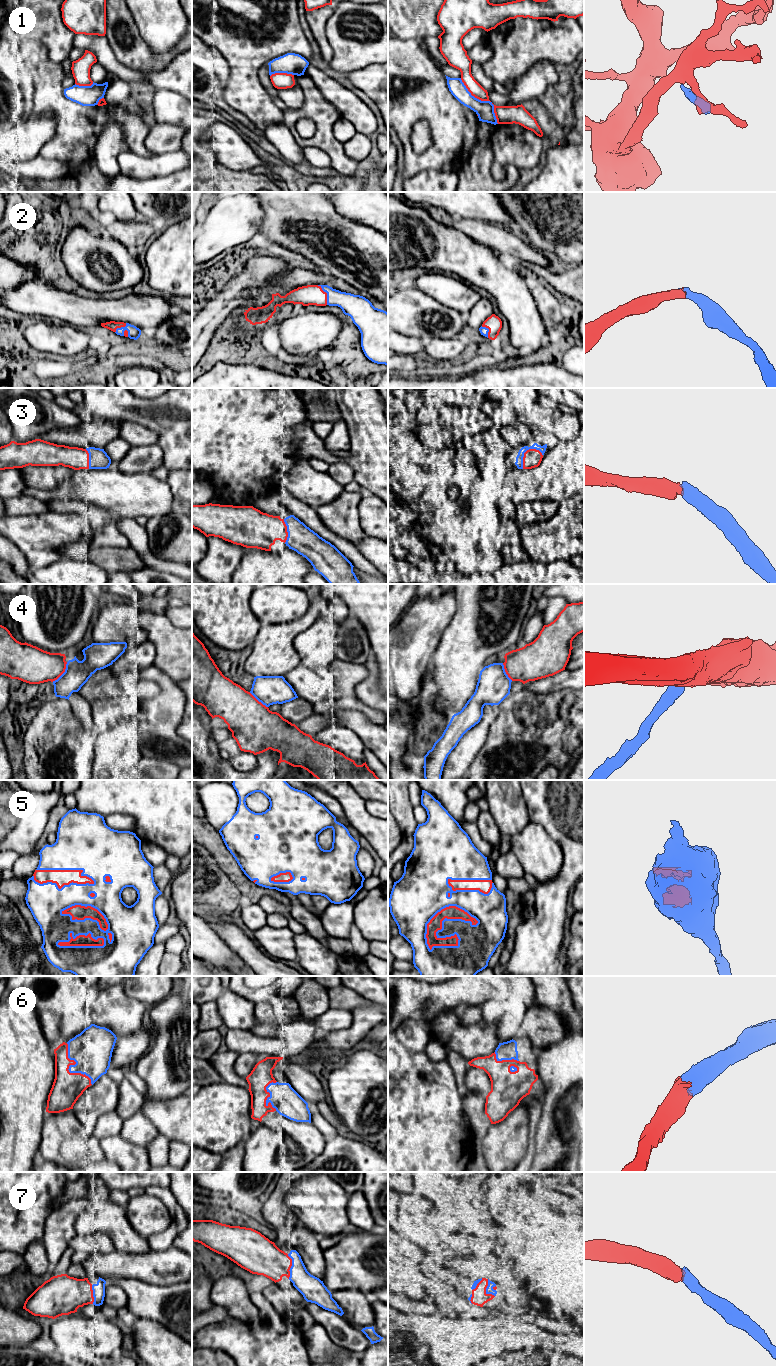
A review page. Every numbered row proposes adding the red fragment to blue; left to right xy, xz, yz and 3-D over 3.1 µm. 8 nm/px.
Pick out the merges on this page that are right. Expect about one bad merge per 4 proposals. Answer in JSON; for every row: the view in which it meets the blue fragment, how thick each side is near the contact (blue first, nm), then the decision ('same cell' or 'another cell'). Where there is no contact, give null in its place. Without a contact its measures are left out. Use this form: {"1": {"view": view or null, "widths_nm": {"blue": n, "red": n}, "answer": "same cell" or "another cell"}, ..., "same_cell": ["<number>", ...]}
{"1": {"view": "yz", "widths_nm": {"blue": 140, "red": 110}, "answer": "another cell"}, "2": {"view": "xz", "widths_nm": {"blue": 190, "red": 160}, "answer": "same cell"}, "3": {"view": "yz", "widths_nm": {"blue": 60, "red": 150}, "answer": "same cell"}, "4": {"view": "xy", "widths_nm": {"blue": 200, "red": 300}, "answer": "another cell"}, "5": {"view": "yz", "widths_nm": {"blue": 420, "red": 110}, "answer": "same cell"}, "6": {"view": "xy", "widths_nm": {"blue": 320, "red": 240}, "answer": "same cell"}, "7": {"view": "xz", "widths_nm": {"blue": 190, "red": 280}, "answer": "same cell"}, "same_cell": ["2", "3", "5", "6", "7"]}

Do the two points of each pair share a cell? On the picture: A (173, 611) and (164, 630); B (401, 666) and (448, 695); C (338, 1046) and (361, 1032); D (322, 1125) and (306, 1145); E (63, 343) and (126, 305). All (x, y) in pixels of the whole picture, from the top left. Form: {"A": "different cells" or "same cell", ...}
{"A": "different cells", "B": "different cells", "C": "same cell", "D": "different cells", "E": "different cells"}

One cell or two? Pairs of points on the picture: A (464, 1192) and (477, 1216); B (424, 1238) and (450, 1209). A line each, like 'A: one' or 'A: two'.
A: one
B: two

